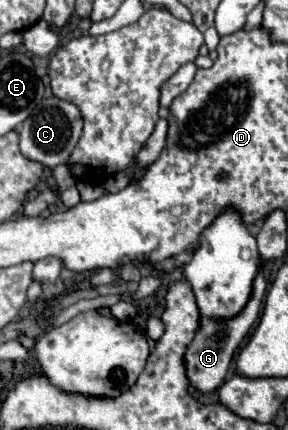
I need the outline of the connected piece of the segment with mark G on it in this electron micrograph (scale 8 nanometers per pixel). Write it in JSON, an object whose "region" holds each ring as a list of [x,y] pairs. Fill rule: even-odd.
{"region":[[[257,274],[255,284],[253,284],[253,296],[247,302],[247,308],[243,308],[243,312],[239,316],[235,316],[233,320],[221,320],[221,324],[217,320],[207,320],[201,318],[201,326],[199,326],[199,336],[195,336],[195,340],[191,342],[191,346],[187,348],[185,360],[187,360],[187,376],[191,380],[191,384],[201,390],[201,392],[209,392],[215,390],[223,384],[225,374],[231,366],[233,354],[239,348],[239,344],[243,342],[243,338],[247,336],[251,324],[255,322],[257,314],[259,314],[259,306],[261,306],[261,298],[265,294],[265,280],[261,274]]]}

